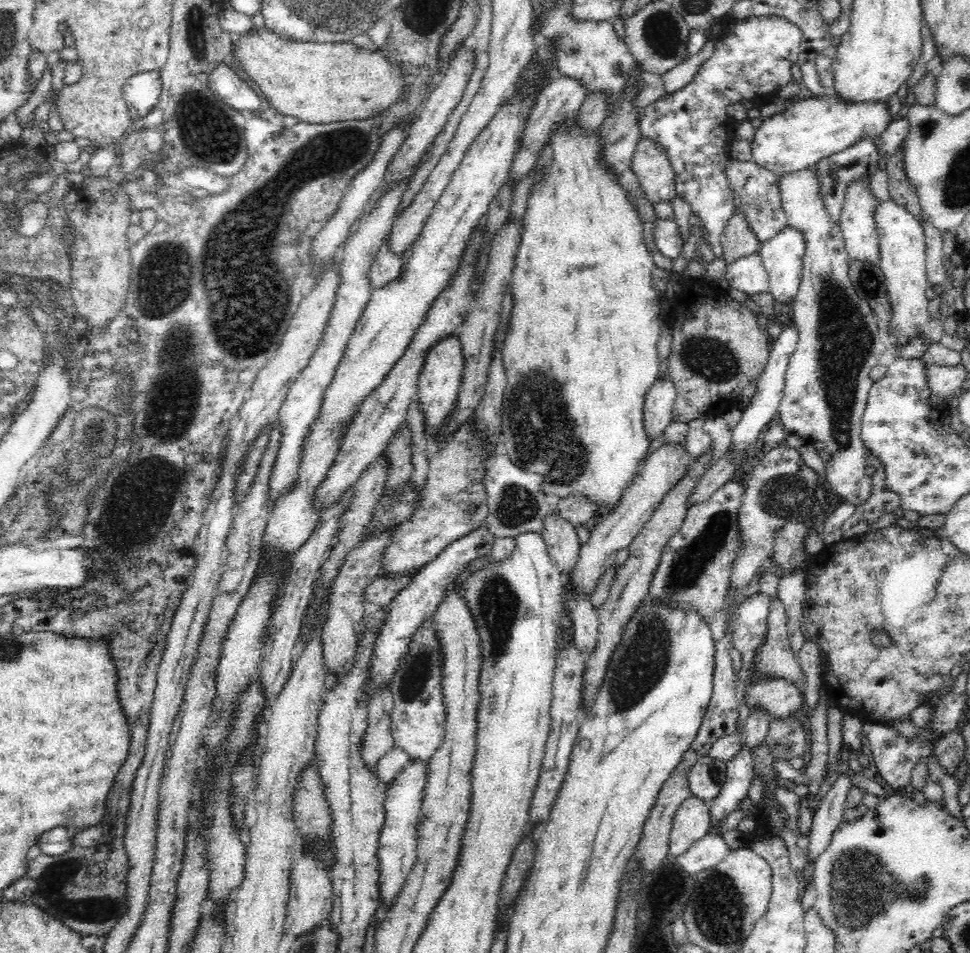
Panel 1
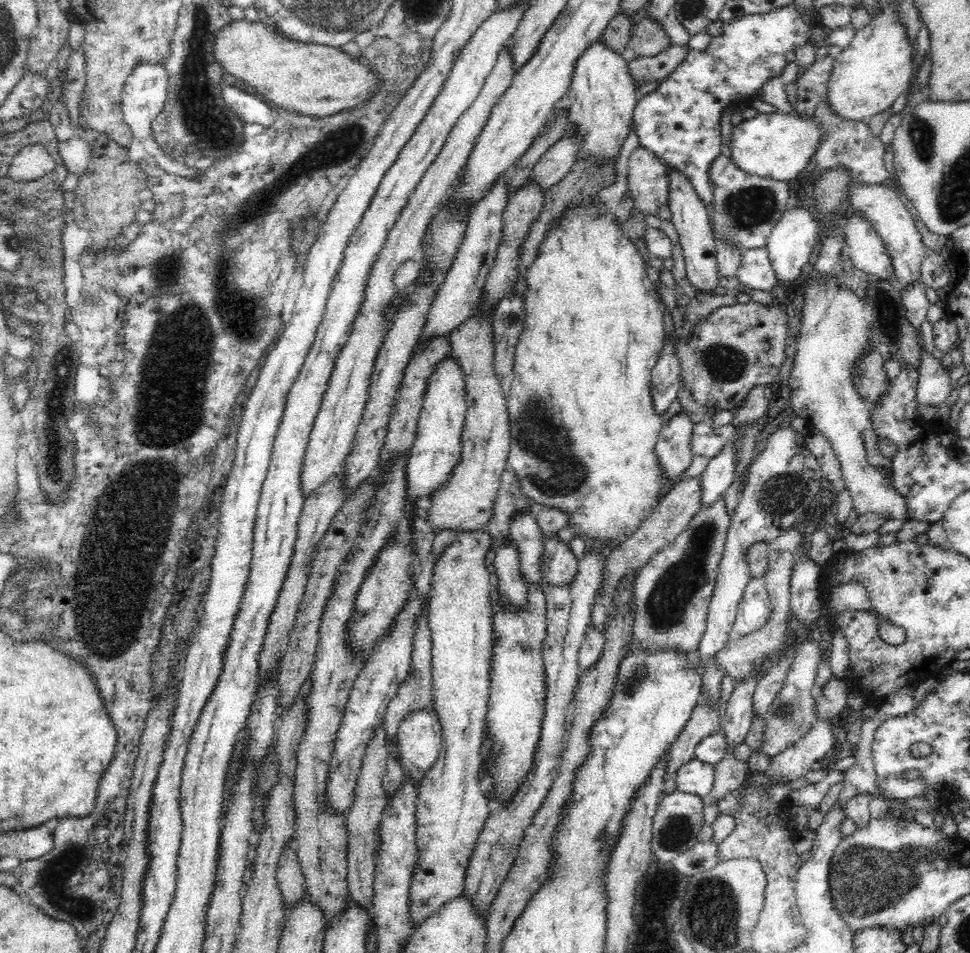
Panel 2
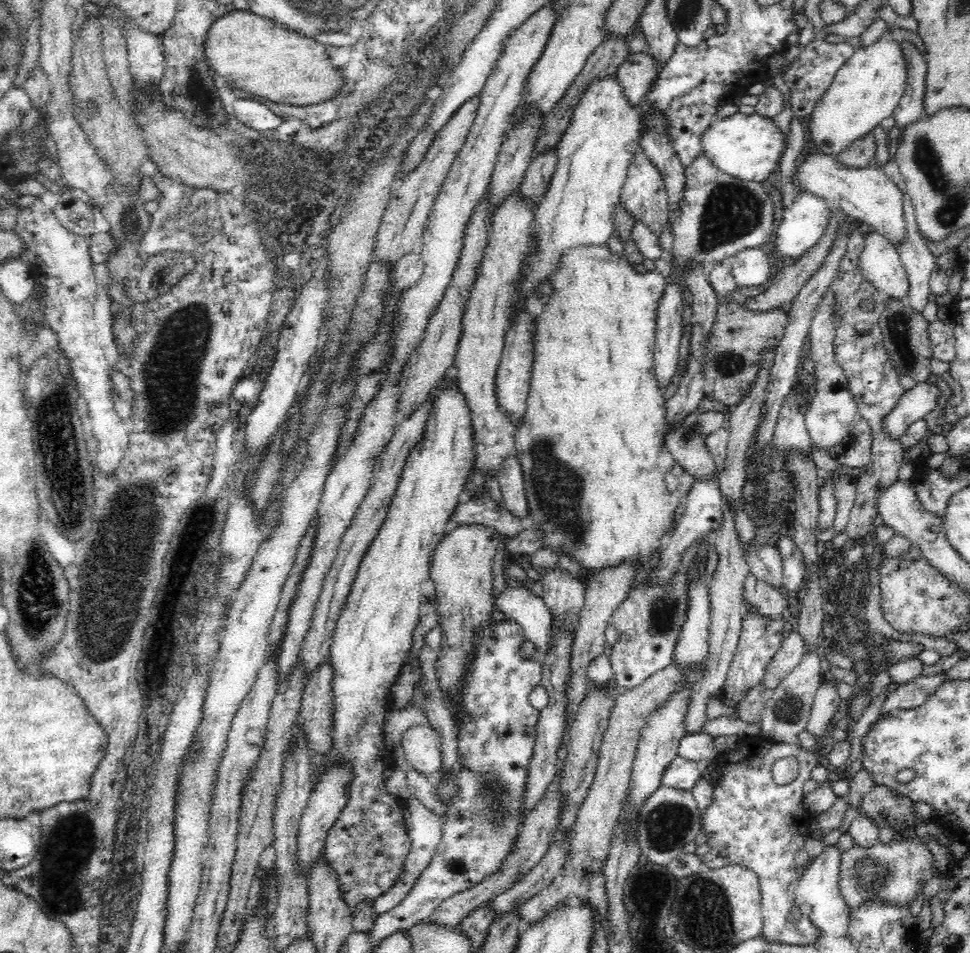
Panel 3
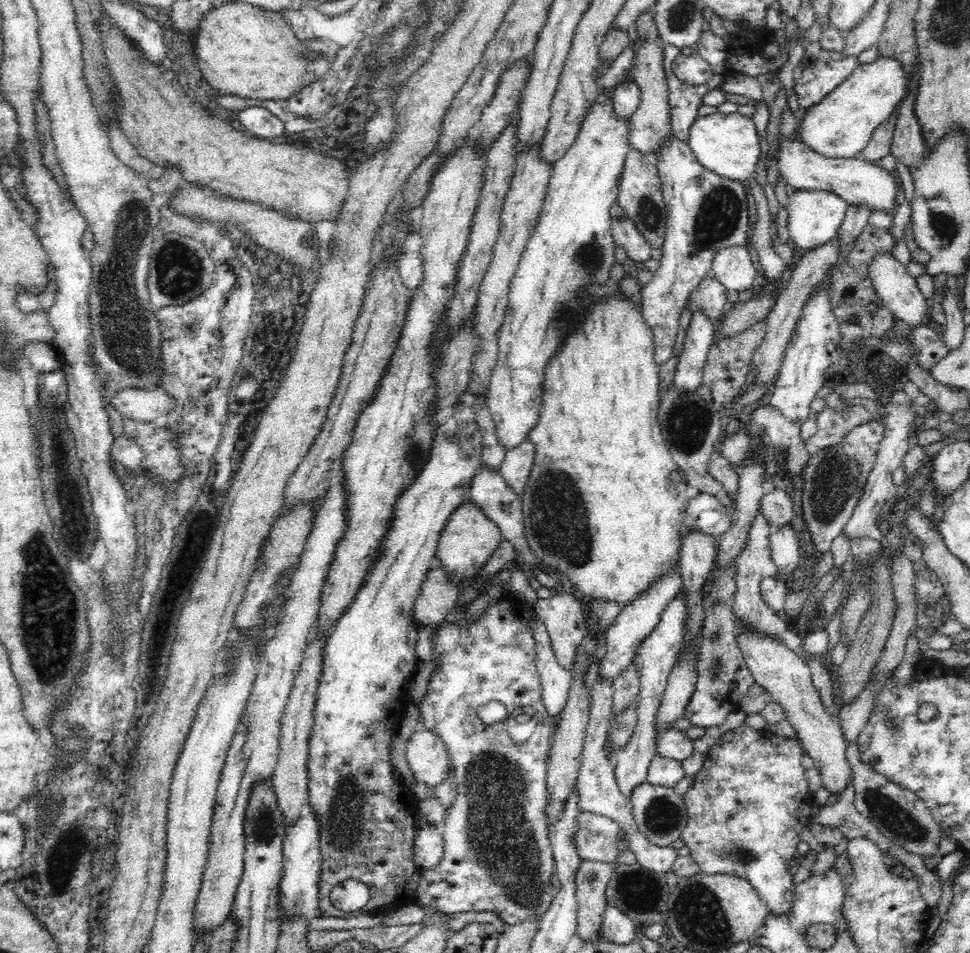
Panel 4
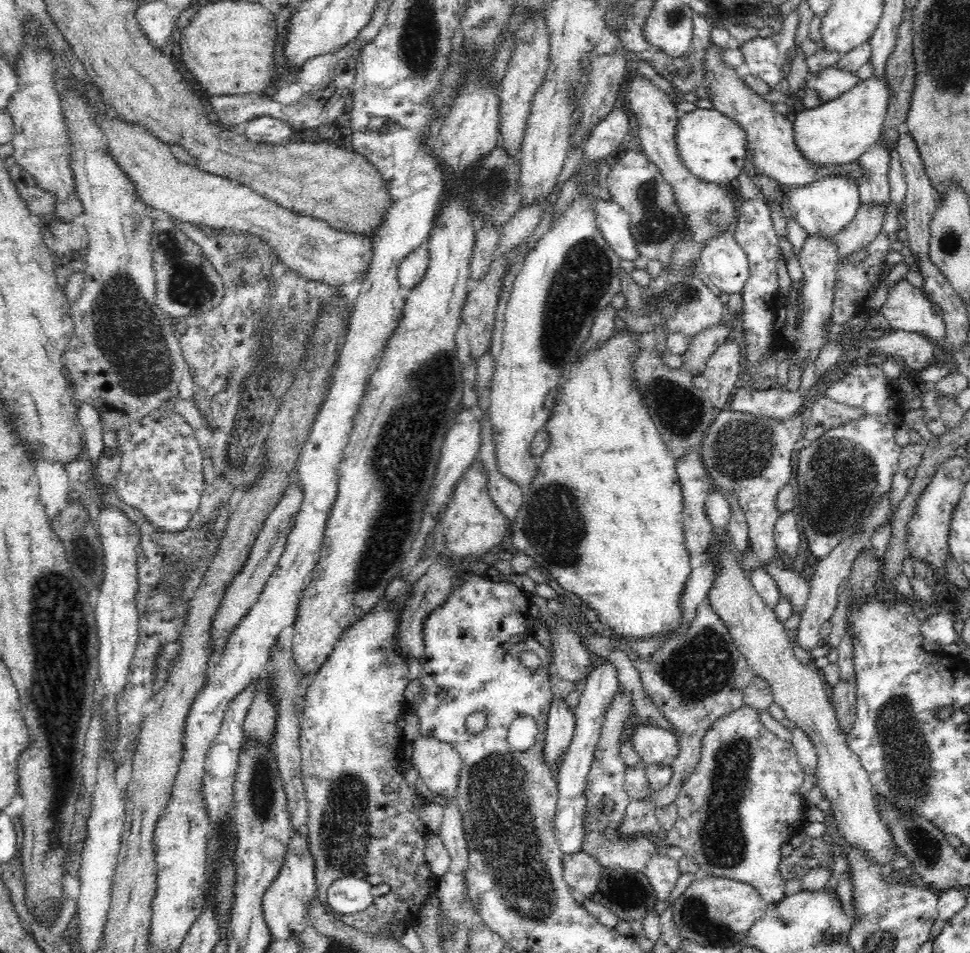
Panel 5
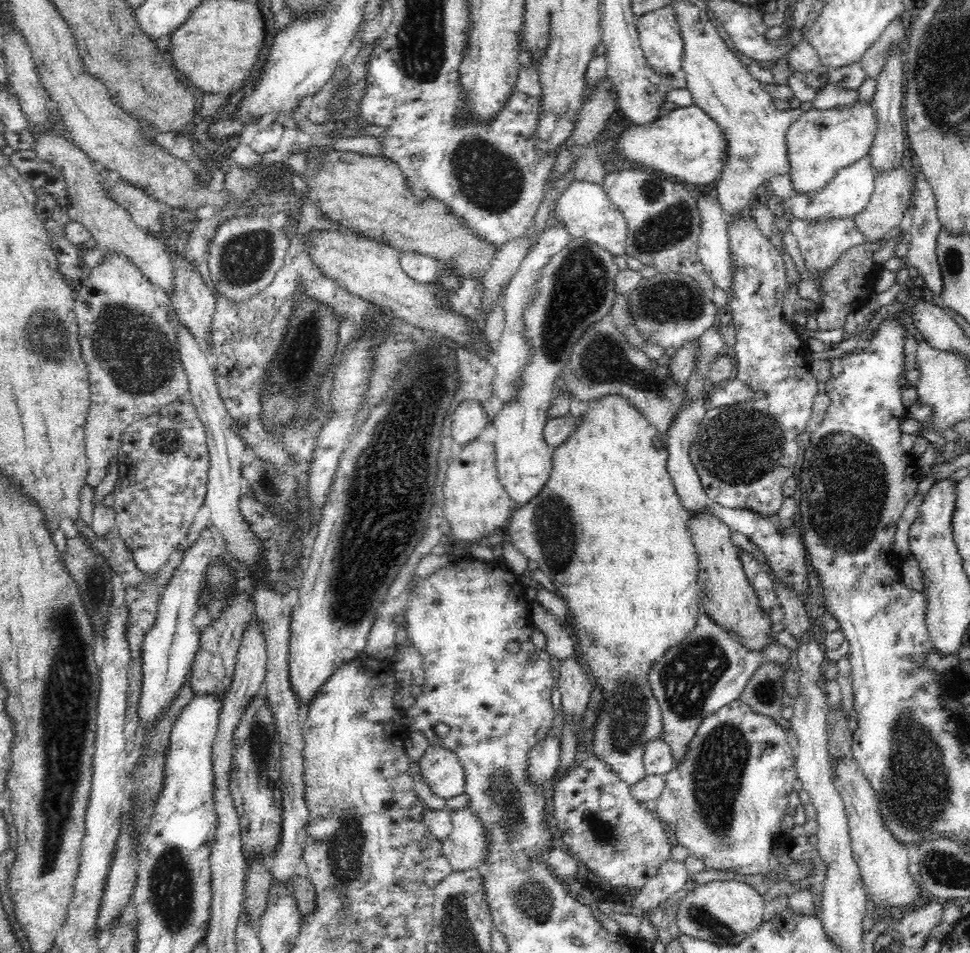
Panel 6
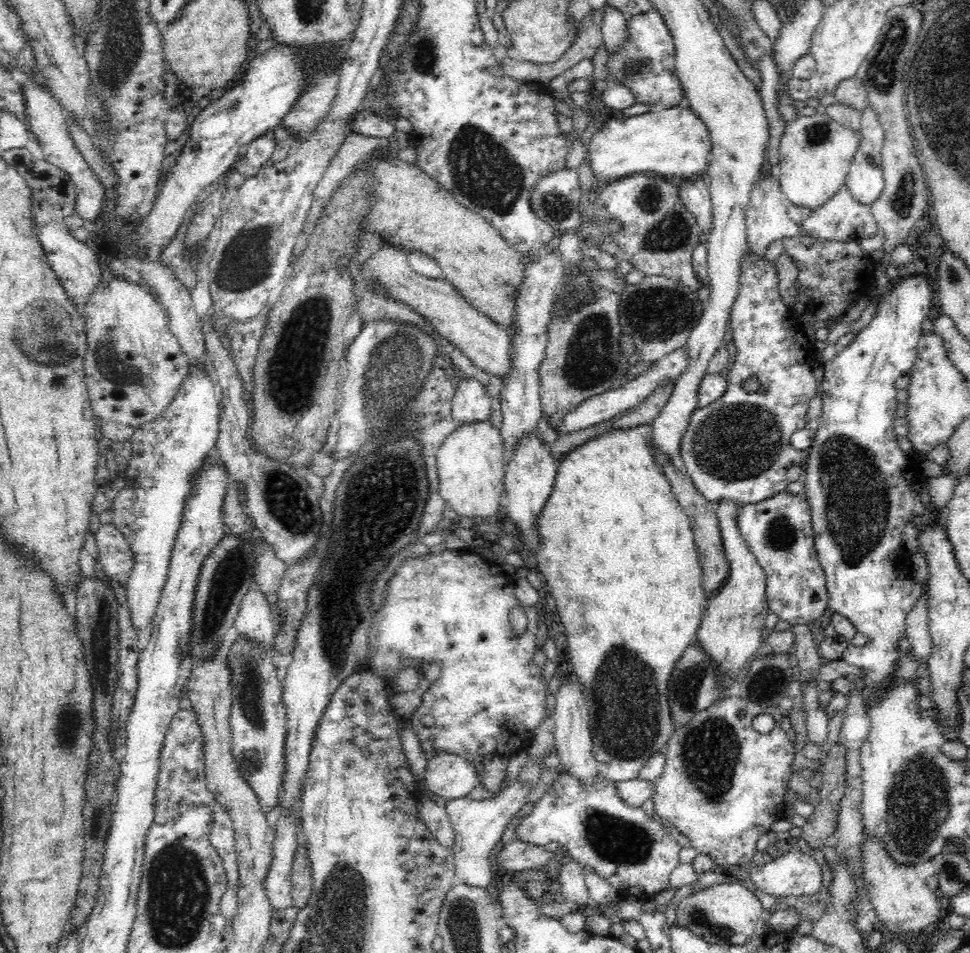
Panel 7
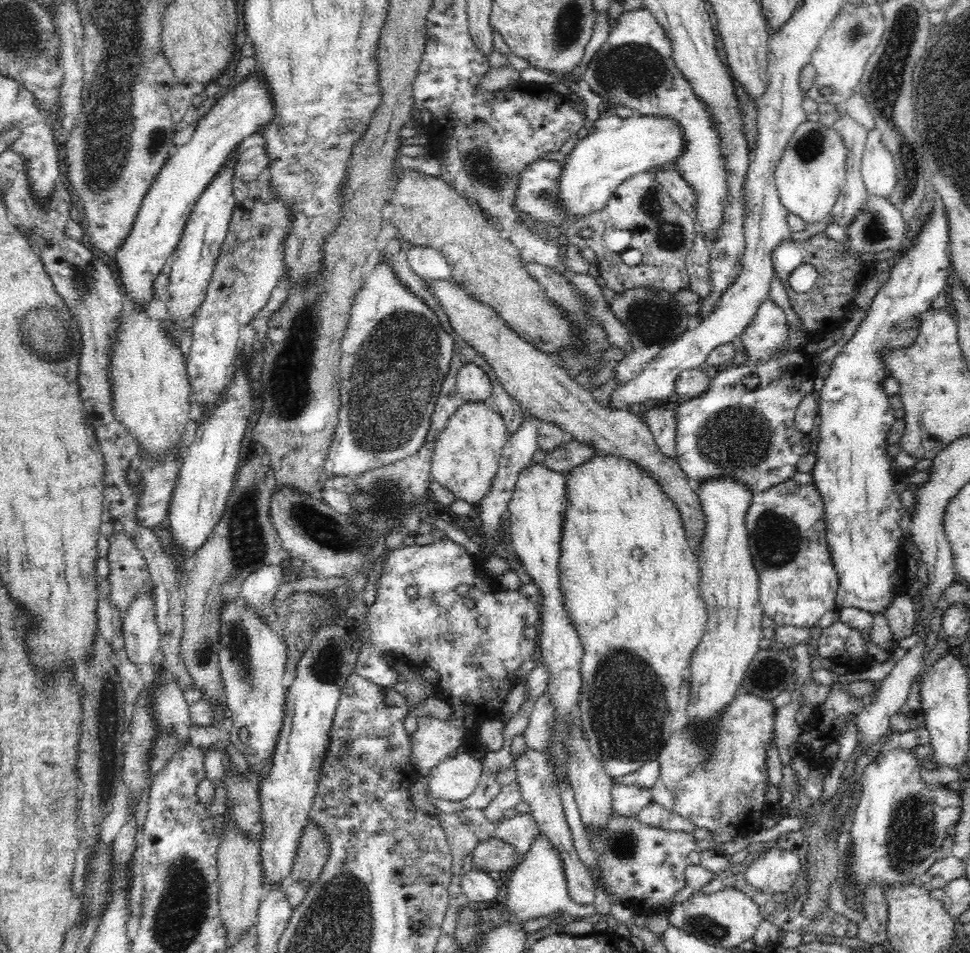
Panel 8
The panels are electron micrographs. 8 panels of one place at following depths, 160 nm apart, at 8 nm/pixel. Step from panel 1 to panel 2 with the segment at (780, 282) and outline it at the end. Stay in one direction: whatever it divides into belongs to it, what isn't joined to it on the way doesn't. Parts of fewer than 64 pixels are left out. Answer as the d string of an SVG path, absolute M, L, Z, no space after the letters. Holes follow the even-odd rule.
M792 203L772 229L766 242L766 249L768 249L772 268L776 271L776 278L781 284L789 286L800 276L802 267L810 260L816 242L818 242L816 228L818 224L812 212Z

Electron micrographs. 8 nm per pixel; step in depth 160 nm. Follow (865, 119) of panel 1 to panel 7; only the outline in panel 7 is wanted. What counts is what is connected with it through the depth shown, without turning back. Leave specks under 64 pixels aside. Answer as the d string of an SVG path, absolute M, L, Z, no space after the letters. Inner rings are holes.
M689 108L650 110L624 119L609 117L598 126L588 142L588 164L596 180L618 180L626 175L650 172L673 181L690 180L706 174L711 138L707 126Z

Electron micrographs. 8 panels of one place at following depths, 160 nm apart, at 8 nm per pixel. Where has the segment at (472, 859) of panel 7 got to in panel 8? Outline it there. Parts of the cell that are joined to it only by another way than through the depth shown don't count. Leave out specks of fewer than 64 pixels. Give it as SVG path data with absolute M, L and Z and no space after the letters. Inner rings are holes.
M477 868L462 874L462 892L466 894L471 902L481 906L488 902L494 902L498 896L498 884L490 873L482 872Z

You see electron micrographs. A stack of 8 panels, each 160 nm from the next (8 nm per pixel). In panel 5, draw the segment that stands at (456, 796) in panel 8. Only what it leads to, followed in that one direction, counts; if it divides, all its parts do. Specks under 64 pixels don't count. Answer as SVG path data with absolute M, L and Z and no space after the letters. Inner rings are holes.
M418 736L408 751L425 787L442 799L455 799L461 760L452 744L428 736Z

